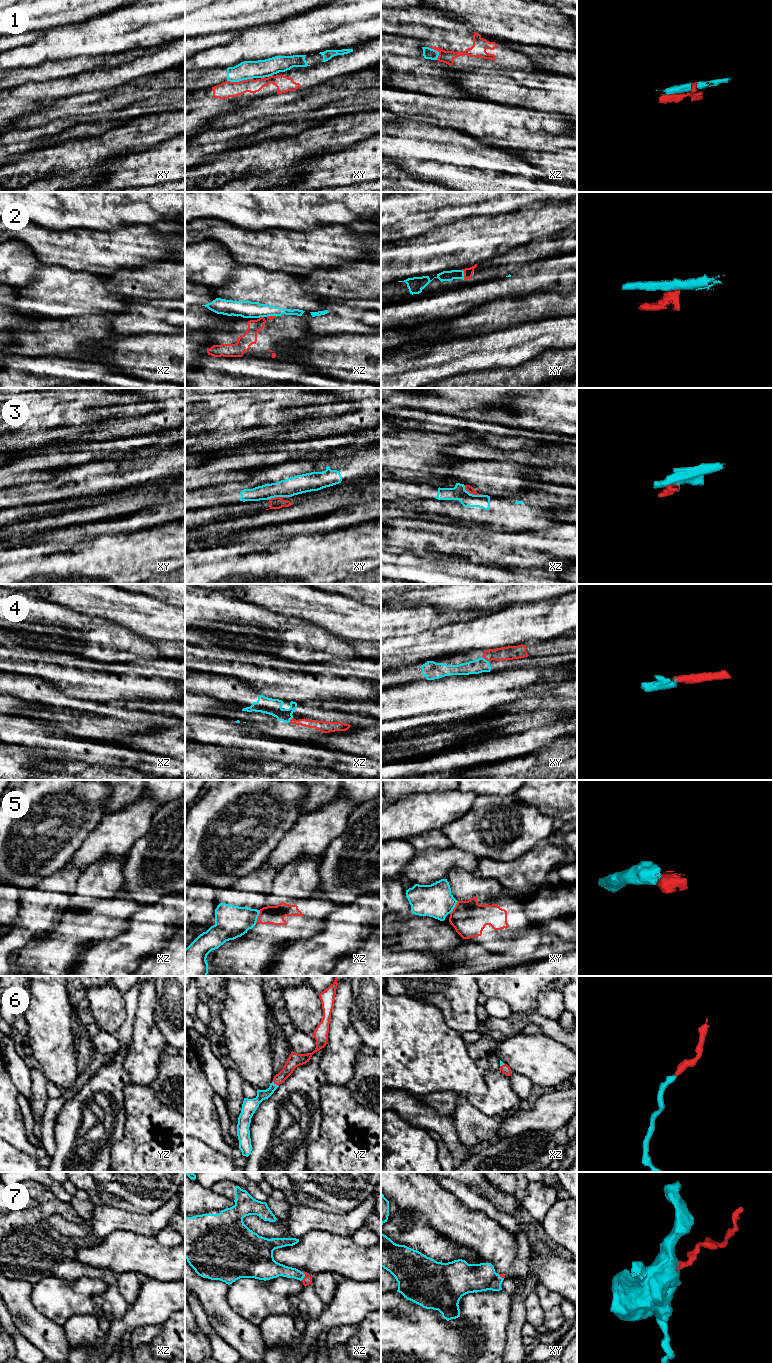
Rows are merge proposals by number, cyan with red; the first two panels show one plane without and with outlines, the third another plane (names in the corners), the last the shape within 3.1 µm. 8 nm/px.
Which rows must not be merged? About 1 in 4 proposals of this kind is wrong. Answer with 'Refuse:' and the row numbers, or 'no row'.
Refuse: 1, 2, 3, 5

